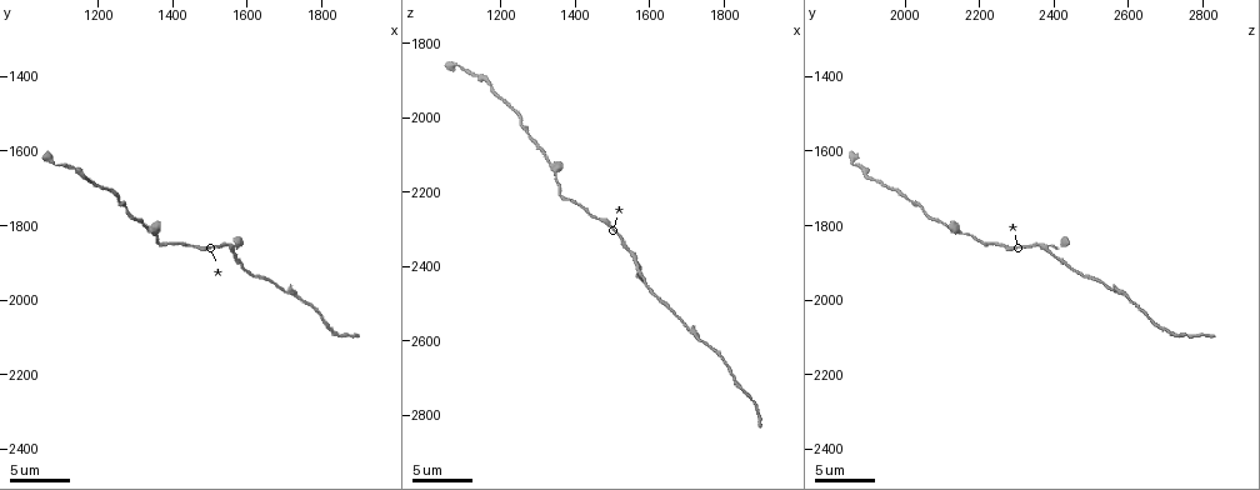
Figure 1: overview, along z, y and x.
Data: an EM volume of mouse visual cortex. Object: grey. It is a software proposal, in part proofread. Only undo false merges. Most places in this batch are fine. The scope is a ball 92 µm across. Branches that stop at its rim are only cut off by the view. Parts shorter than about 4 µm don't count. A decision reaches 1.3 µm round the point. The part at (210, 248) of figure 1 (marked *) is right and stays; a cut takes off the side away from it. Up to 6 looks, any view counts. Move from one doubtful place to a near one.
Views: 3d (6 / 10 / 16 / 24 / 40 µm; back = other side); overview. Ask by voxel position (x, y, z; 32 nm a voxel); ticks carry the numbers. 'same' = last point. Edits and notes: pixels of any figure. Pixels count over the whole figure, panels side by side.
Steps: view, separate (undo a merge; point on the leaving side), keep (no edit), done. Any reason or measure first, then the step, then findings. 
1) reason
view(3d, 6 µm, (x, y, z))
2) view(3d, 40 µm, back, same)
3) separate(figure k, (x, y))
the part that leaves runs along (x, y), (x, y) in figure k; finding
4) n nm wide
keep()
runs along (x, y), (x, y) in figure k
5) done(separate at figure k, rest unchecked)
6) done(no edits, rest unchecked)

calibre changes
view(3d, 10 µm, (1350, 1830, 2170))

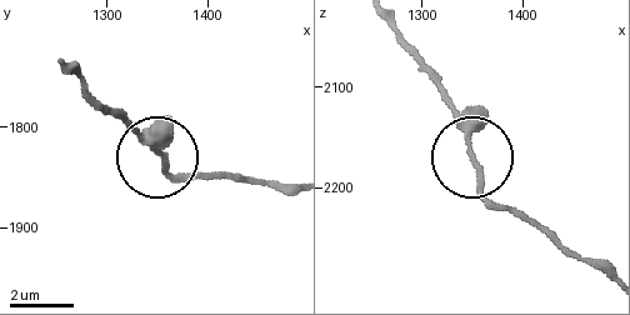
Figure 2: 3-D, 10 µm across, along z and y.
keep()
runs along (294, 188), (173, 176), (133, 125) in figure 2; all the same neuron

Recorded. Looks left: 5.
sudden change in width
view(3d, 16 µm, (1170, 1680, 1920))

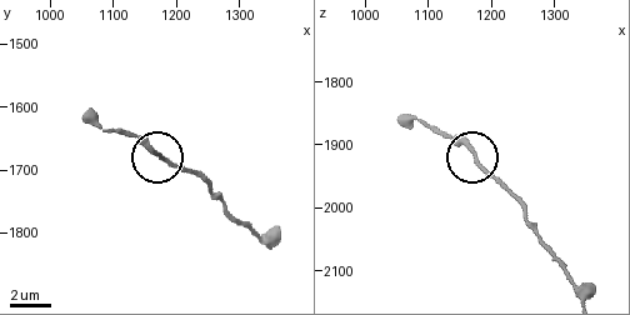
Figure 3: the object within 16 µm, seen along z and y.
keep()
runs along (268, 246), (200, 180), (126, 131) in figure 3; all the same neuron

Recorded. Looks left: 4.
calibre changes
view(3d, 16 µm, (1530, 1850, 2340))

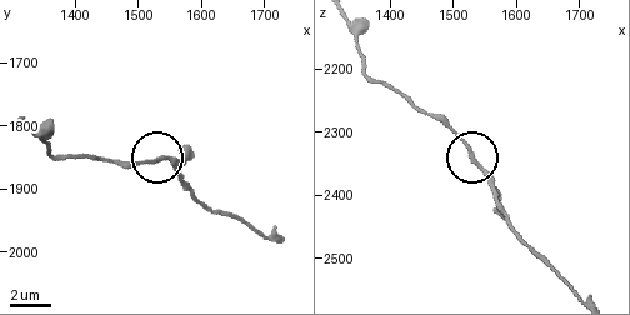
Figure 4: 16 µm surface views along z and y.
keep()
runs along (456, 135), (498, 191) in figure 4; continuous, no second neuron

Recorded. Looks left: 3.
done(no edits, rest unchecked)

